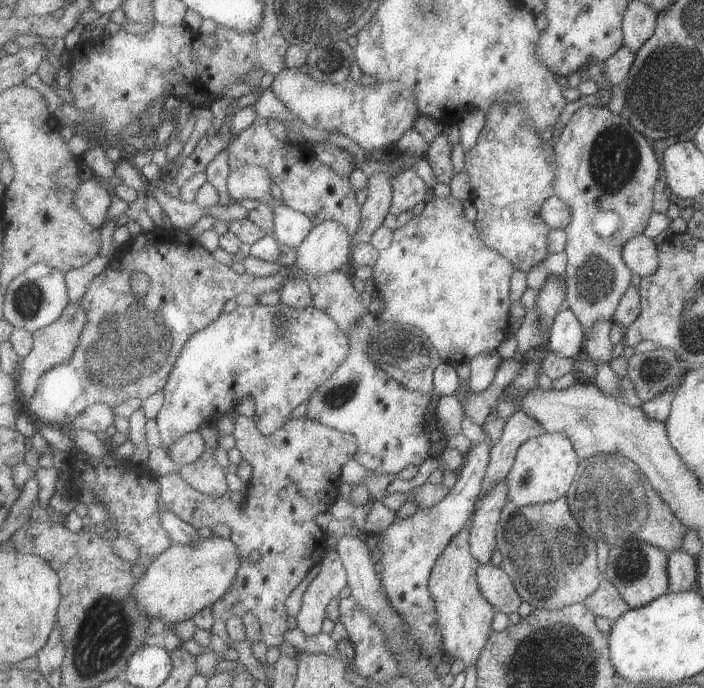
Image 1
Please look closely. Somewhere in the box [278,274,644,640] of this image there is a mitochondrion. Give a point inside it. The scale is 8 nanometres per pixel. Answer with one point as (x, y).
(540, 548)

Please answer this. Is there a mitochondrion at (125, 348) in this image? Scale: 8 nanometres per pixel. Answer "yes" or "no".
yes

